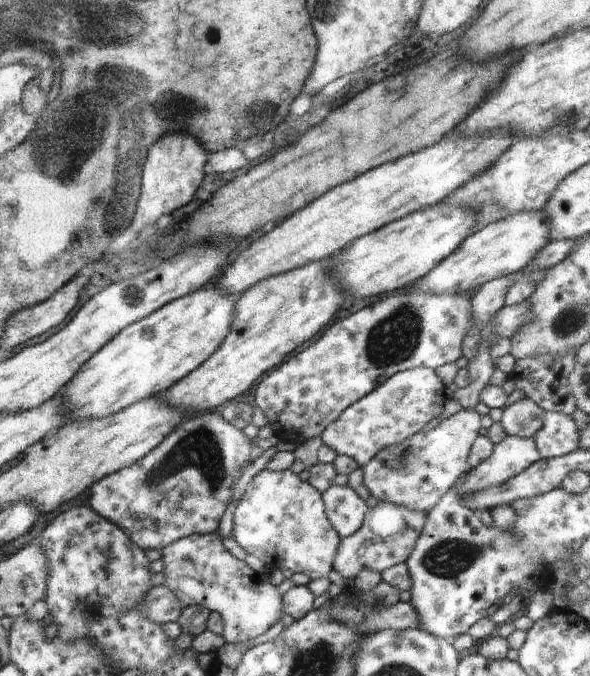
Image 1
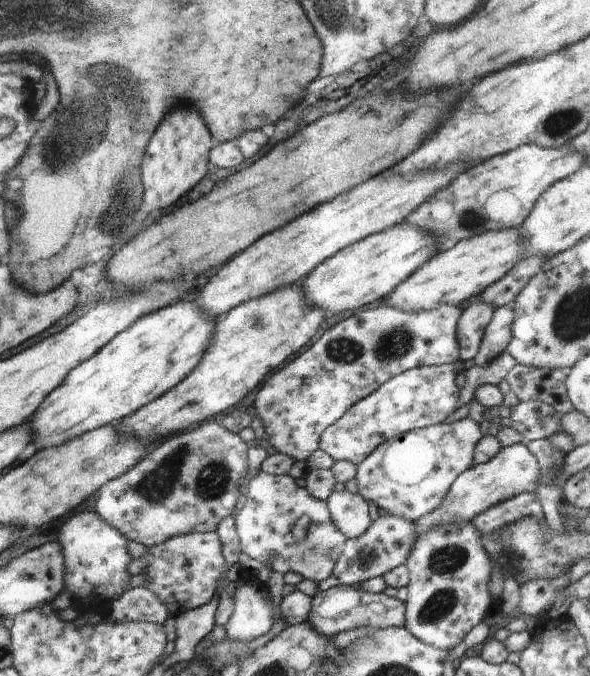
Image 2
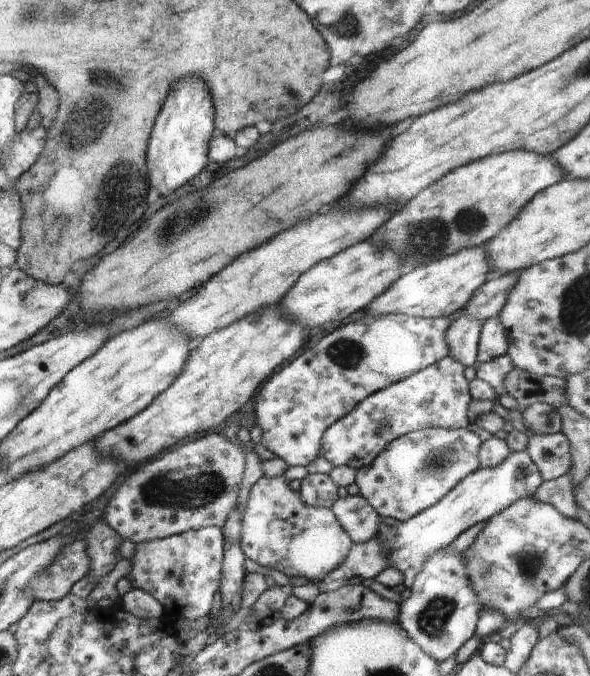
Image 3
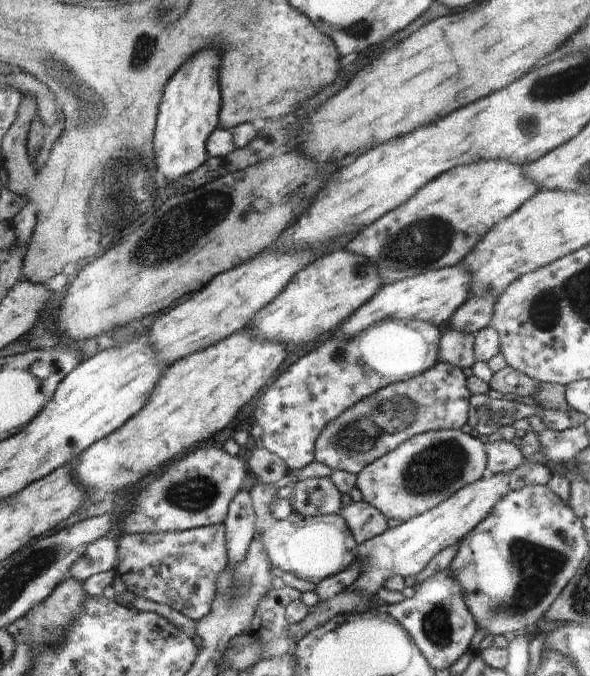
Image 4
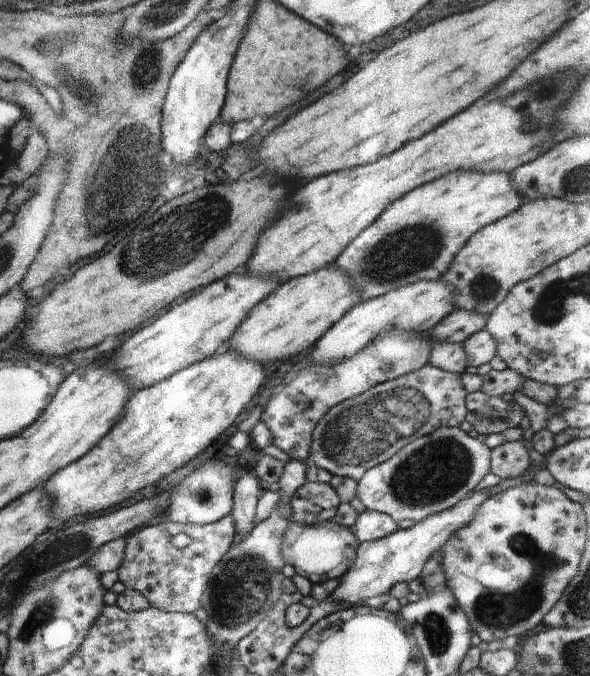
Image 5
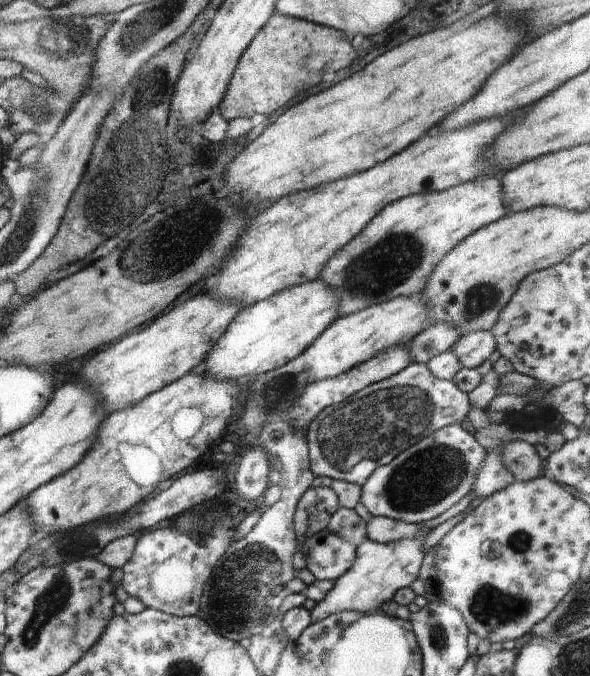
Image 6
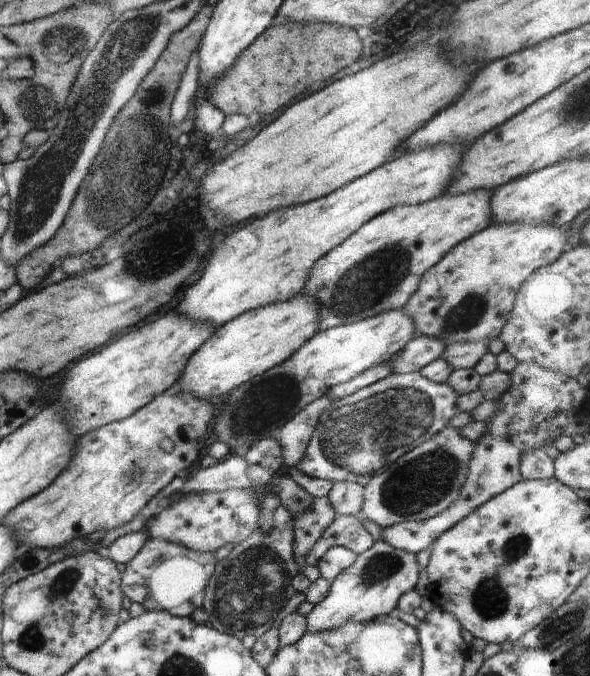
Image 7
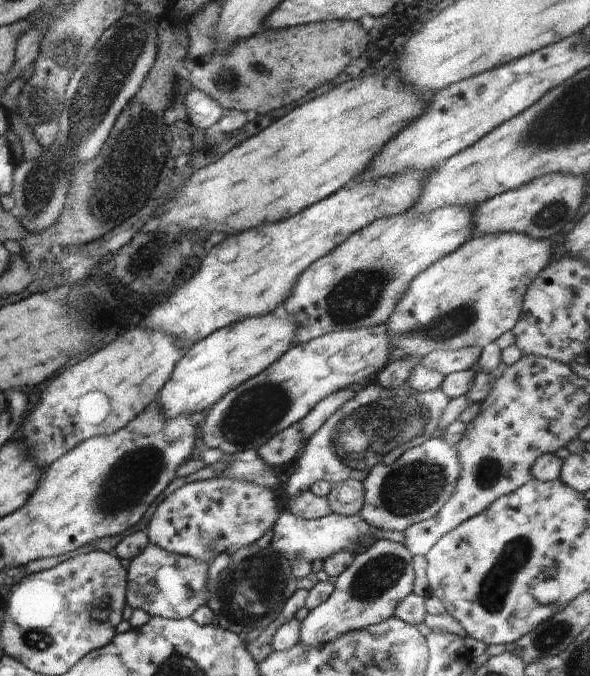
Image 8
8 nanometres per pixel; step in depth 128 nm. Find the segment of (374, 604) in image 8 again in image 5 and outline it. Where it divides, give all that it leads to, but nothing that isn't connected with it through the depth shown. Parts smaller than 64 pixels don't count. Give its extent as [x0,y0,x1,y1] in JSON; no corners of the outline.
[331,489,489,602]

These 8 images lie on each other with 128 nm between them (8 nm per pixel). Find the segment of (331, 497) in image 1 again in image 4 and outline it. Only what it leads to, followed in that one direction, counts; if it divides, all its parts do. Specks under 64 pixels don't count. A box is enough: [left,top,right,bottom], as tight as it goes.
[338,500,388,545]

